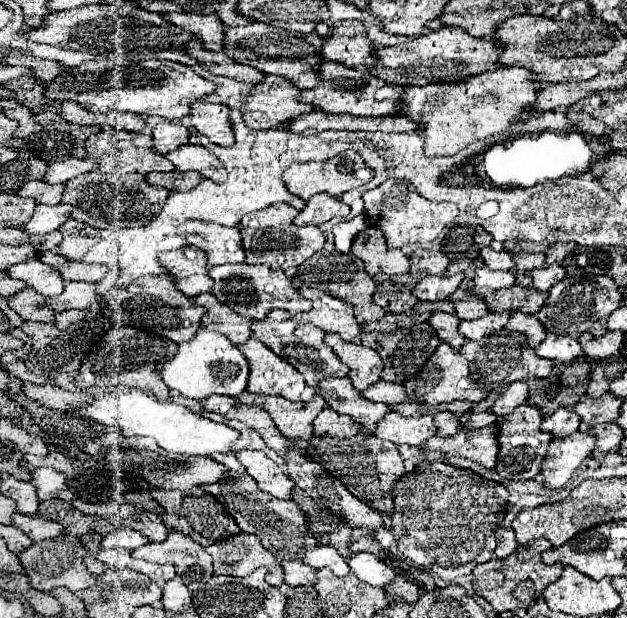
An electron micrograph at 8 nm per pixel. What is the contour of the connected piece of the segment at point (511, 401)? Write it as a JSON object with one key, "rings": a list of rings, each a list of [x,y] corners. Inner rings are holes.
{"rings":[[[514,381],[514,383],[510,383],[510,385],[504,389],[504,393],[502,393],[502,395],[498,397],[498,401],[490,407],[490,411],[496,413],[498,417],[500,417],[500,415],[508,415],[508,413],[512,413],[516,407],[524,405],[524,403],[528,401],[528,397],[530,397],[530,387],[528,387],[528,383],[526,383],[526,381]]]}

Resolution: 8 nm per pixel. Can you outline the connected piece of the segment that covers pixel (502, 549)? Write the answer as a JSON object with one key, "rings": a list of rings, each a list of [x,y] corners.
{"rings":[[[498,529],[496,531],[496,535],[498,535],[498,547],[496,547],[496,557],[498,559],[504,559],[504,557],[508,557],[508,555],[512,555],[514,551],[516,551],[516,547],[518,547],[518,543],[516,543],[516,537],[514,537],[514,531],[512,529]]]}

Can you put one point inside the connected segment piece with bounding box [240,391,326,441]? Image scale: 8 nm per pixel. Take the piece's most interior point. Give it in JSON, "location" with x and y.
{"location":[296,418]}

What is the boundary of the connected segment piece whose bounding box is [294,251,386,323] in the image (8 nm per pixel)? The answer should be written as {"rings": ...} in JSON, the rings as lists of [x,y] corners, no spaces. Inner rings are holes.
{"rings":[[[318,251],[316,255],[312,255],[308,261],[304,261],[300,267],[298,267],[298,275],[294,277],[294,285],[298,289],[302,287],[316,287],[316,289],[322,289],[346,303],[350,303],[354,307],[354,315],[358,319],[358,323],[370,323],[370,321],[378,321],[386,315],[386,309],[384,307],[378,307],[372,299],[374,291],[376,291],[376,283],[374,279],[366,273],[364,269],[364,263],[352,255],[352,253],[340,253],[340,251]]]}

